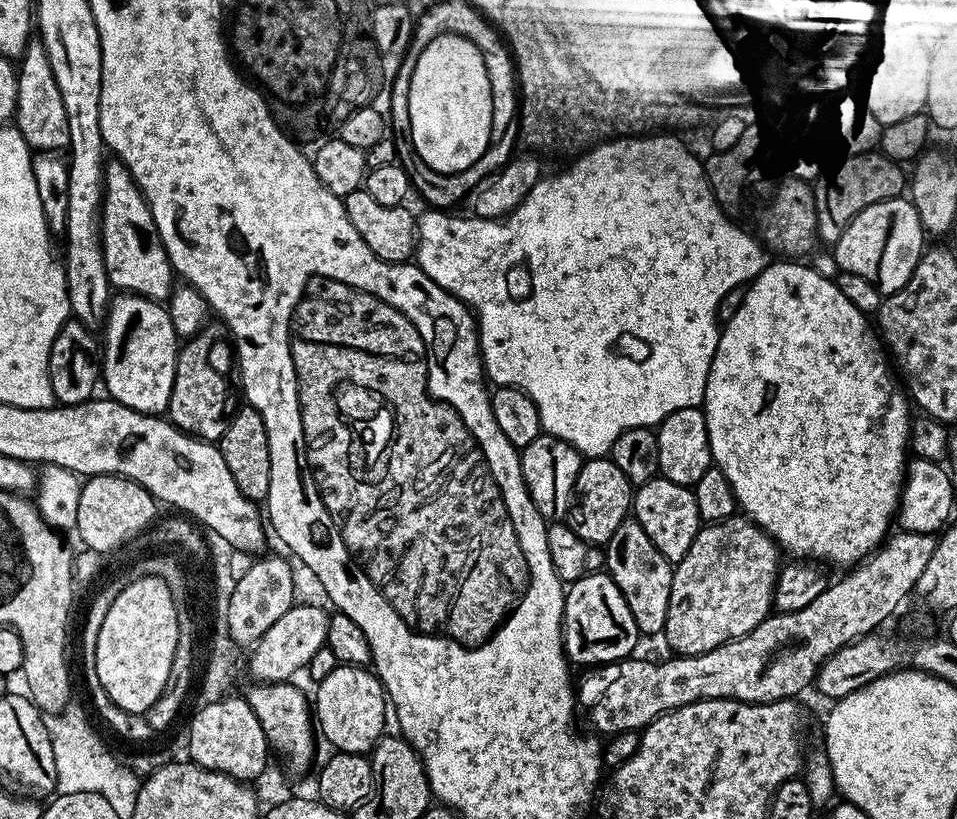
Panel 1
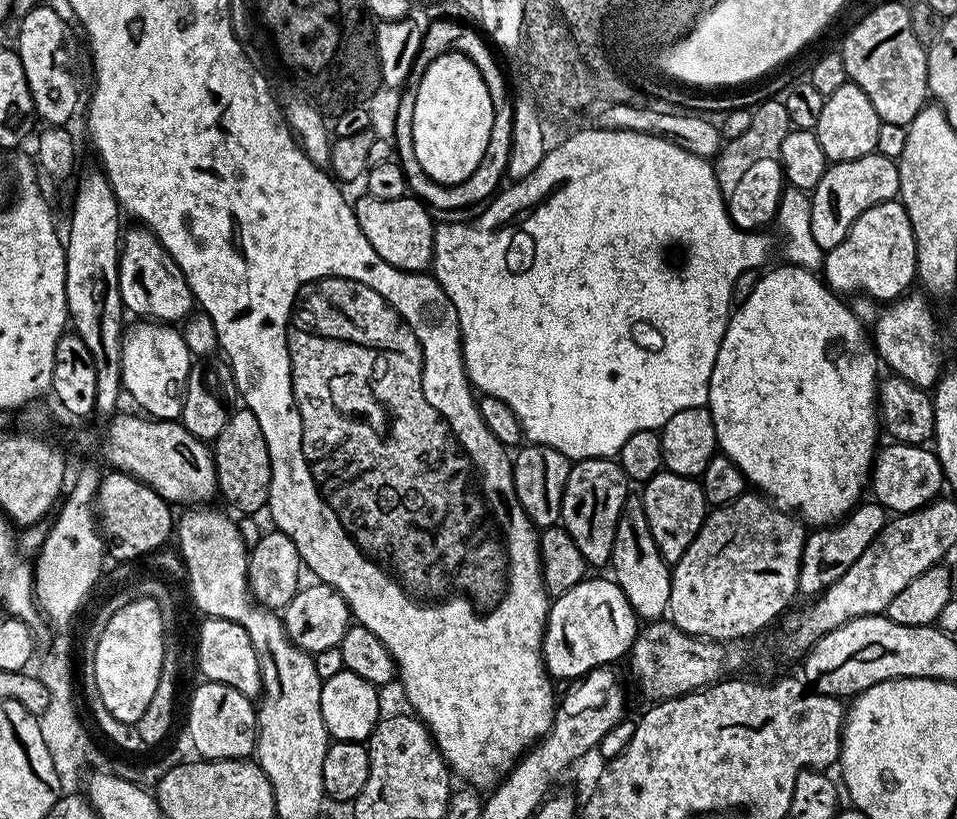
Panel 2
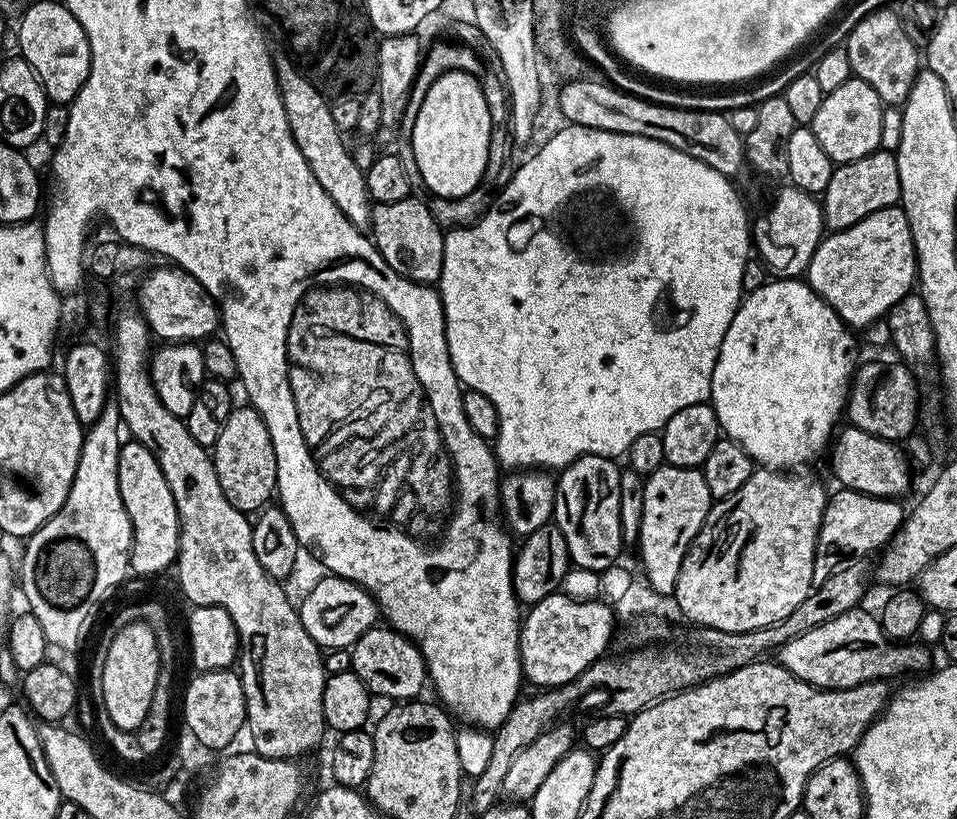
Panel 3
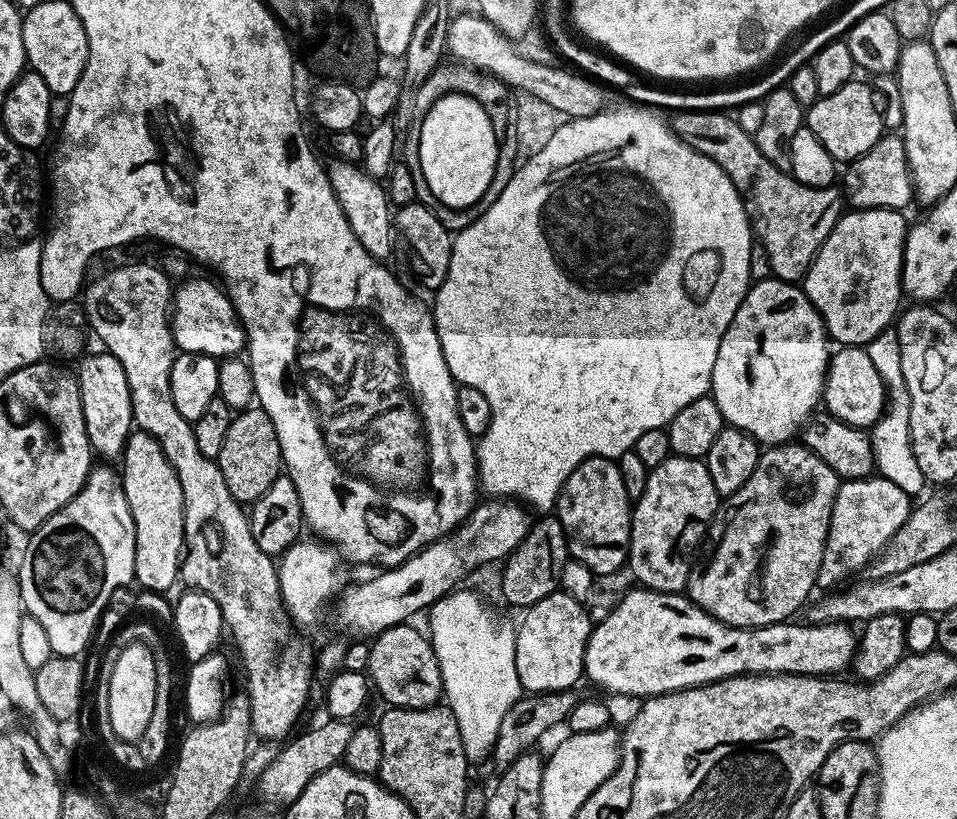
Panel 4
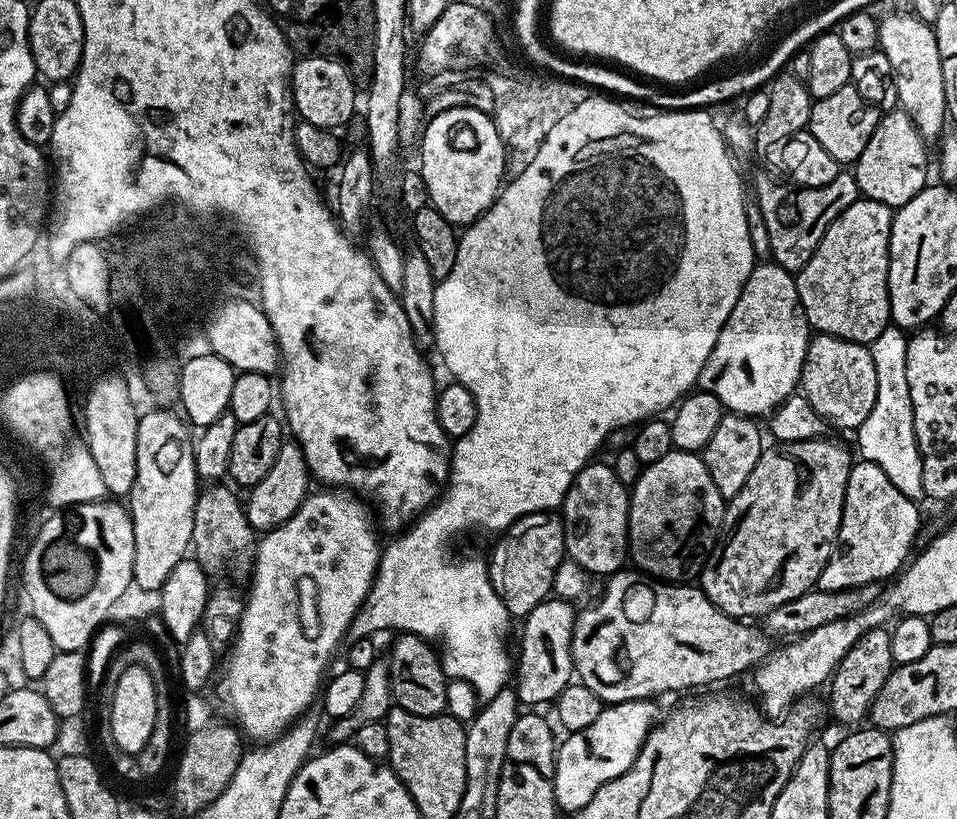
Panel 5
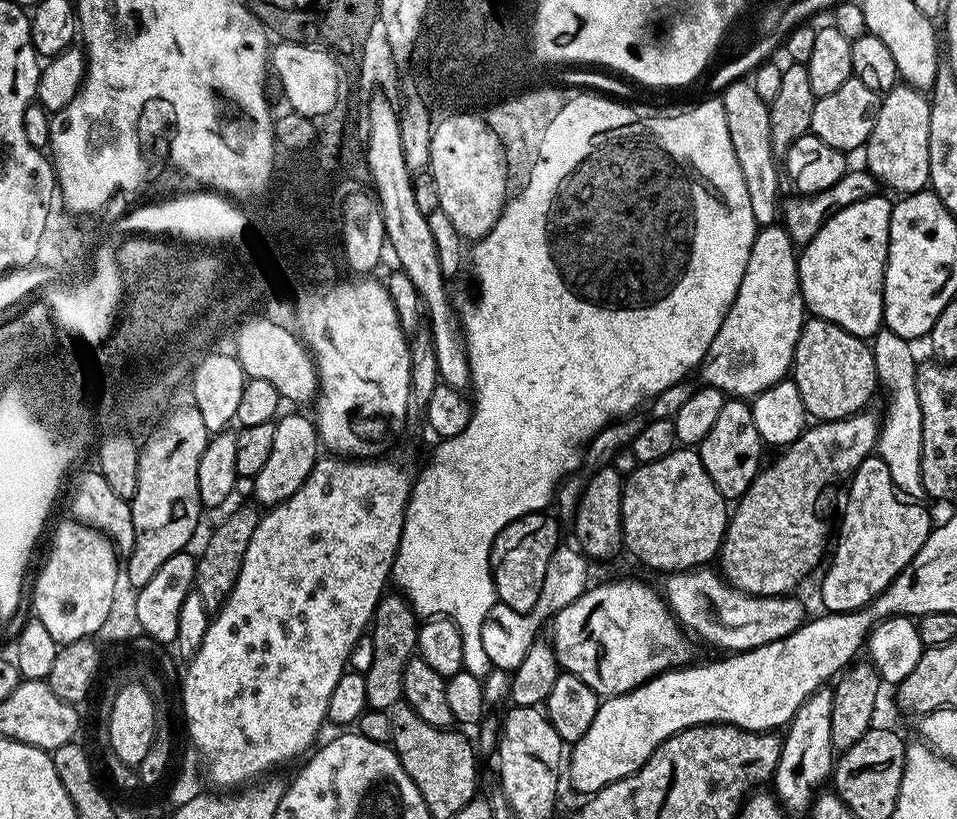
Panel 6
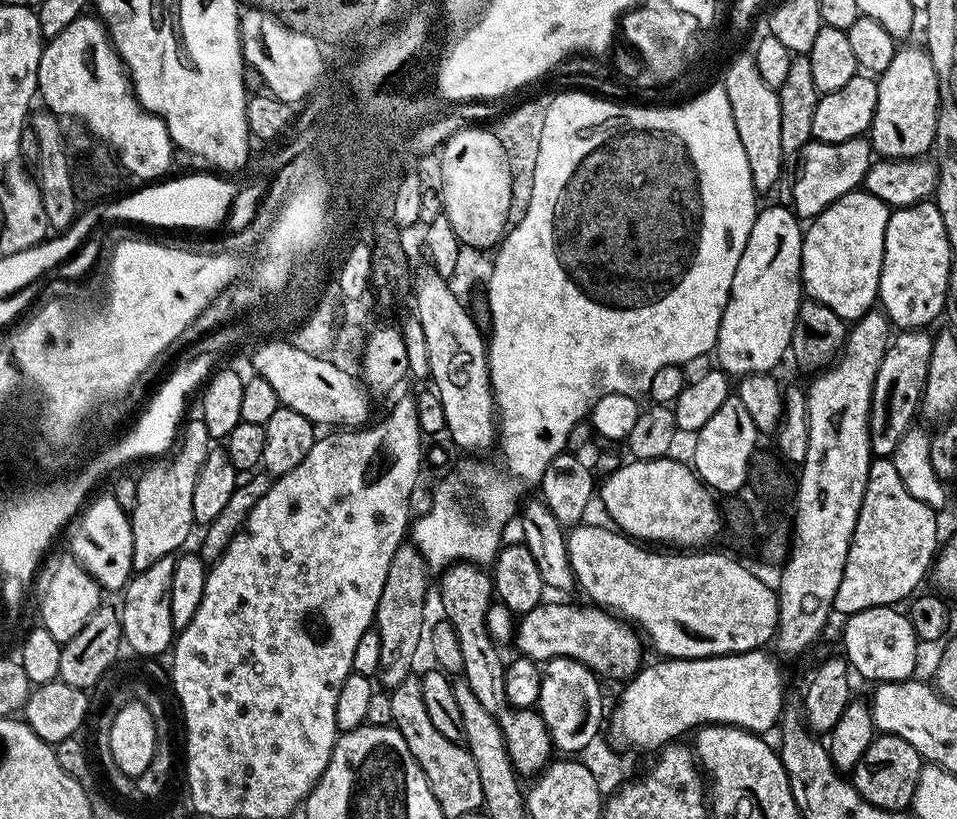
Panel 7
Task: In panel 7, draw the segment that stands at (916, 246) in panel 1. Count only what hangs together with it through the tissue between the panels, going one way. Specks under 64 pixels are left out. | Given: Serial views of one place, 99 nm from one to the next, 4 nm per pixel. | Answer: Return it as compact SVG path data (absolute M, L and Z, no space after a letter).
M857 190L838 198L817 214L815 220L803 229L800 259L803 295L809 300L822 302L822 306L830 306L830 310L846 322L861 320L873 311L879 294L889 213L889 205L868 192Z

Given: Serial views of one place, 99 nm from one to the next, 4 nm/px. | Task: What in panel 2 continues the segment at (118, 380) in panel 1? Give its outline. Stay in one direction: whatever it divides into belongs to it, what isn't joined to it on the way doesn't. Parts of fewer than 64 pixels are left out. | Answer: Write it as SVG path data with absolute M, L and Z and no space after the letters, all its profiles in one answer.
M136 322L124 333L122 342L122 388L132 395L137 409L158 420L180 420L184 408L184 388L194 357L179 327L164 322Z

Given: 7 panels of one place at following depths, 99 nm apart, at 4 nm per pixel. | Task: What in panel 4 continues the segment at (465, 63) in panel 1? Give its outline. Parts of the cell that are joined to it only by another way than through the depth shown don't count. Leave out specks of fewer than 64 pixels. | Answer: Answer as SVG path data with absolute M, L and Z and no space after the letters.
M454 92L438 98L422 122L420 148L422 174L434 198L457 209L478 202L494 175L497 141L486 110L472 96Z

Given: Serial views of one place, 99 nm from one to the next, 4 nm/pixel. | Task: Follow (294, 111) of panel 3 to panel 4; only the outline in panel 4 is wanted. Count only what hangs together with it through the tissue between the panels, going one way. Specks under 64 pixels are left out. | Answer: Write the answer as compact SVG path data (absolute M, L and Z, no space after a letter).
M333 159L331 163L326 168L328 181L338 206L342 206L342 214L346 214L348 228L354 230L354 238L362 242L362 250L366 250L366 254L375 260L387 261L387 256L392 252L392 236L394 240L394 212L385 185L379 179L369 176L360 164L338 159Z

